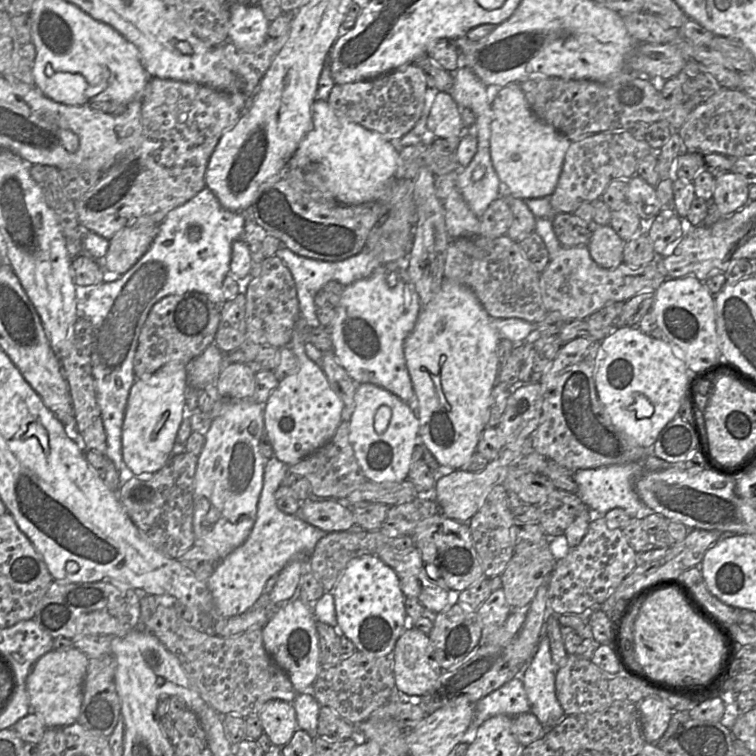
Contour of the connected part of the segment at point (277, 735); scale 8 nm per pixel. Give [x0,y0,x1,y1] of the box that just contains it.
[258,699,298,747]

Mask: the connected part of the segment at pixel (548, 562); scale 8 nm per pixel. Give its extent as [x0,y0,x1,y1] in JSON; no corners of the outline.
[501,542,556,608]

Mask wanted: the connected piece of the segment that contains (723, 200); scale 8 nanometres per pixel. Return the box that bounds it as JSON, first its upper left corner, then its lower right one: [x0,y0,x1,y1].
[712,171,749,216]

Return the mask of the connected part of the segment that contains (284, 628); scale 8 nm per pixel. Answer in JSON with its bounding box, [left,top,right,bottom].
[262,598,322,694]

